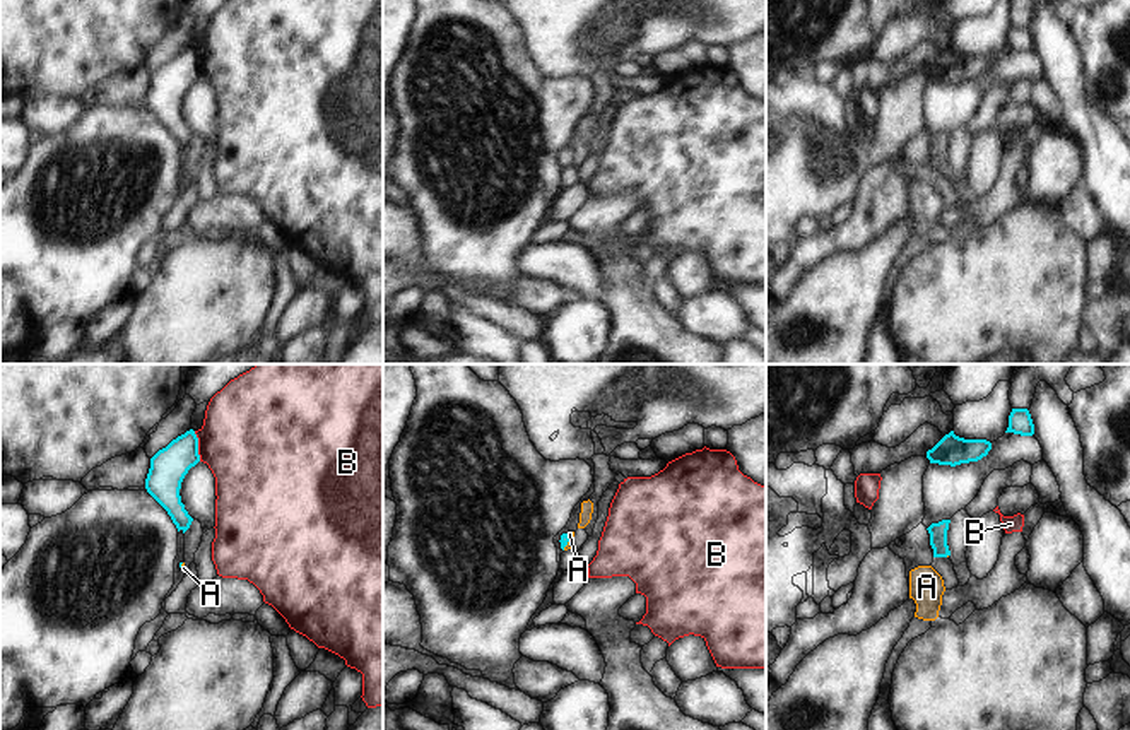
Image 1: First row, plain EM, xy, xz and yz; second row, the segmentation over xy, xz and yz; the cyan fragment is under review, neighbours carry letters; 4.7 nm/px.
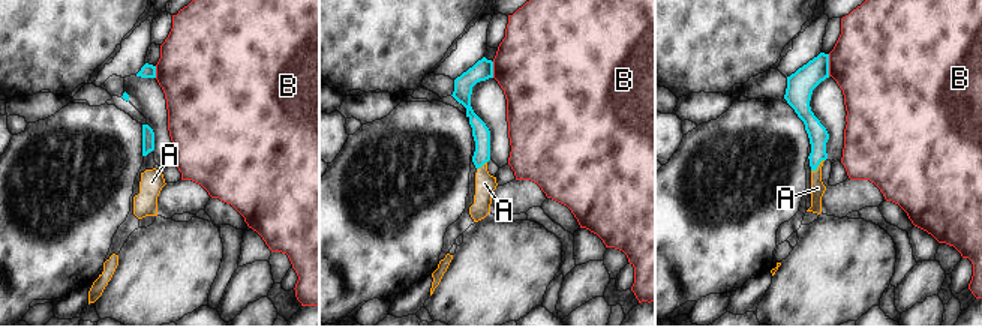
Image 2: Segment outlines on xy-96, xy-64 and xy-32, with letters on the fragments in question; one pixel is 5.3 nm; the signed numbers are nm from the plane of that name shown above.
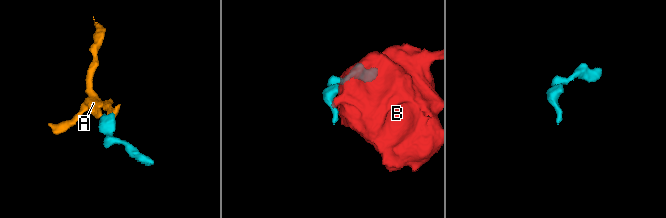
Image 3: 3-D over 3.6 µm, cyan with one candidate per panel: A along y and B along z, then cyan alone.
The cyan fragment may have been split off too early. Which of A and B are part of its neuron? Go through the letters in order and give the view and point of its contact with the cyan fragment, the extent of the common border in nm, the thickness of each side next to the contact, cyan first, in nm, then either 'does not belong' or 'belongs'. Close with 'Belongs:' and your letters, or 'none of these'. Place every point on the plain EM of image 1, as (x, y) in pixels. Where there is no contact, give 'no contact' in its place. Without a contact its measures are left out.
A: contact xz (568, 158); length 80 nm; calibres 50 and 30 nm; belongs
B: contact xy (197, 64); length 150 nm; calibres 180 and 460 nm; does not belong
Belongs: A

